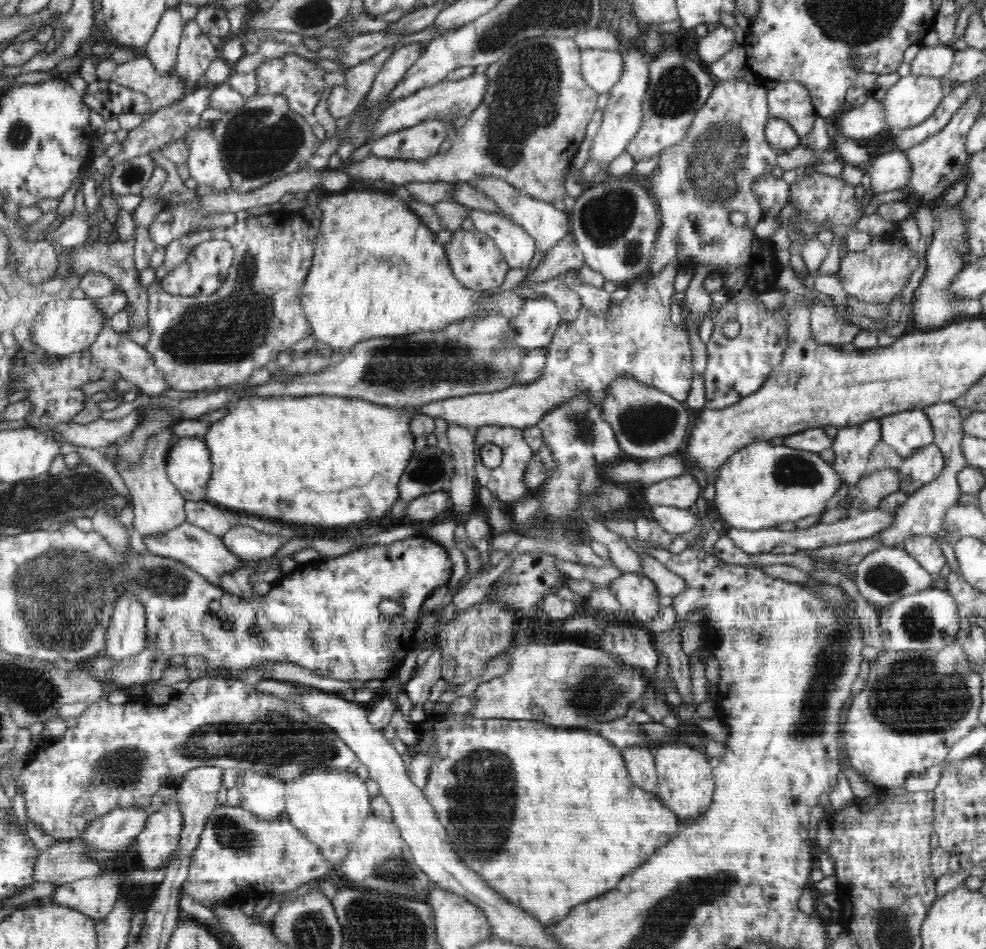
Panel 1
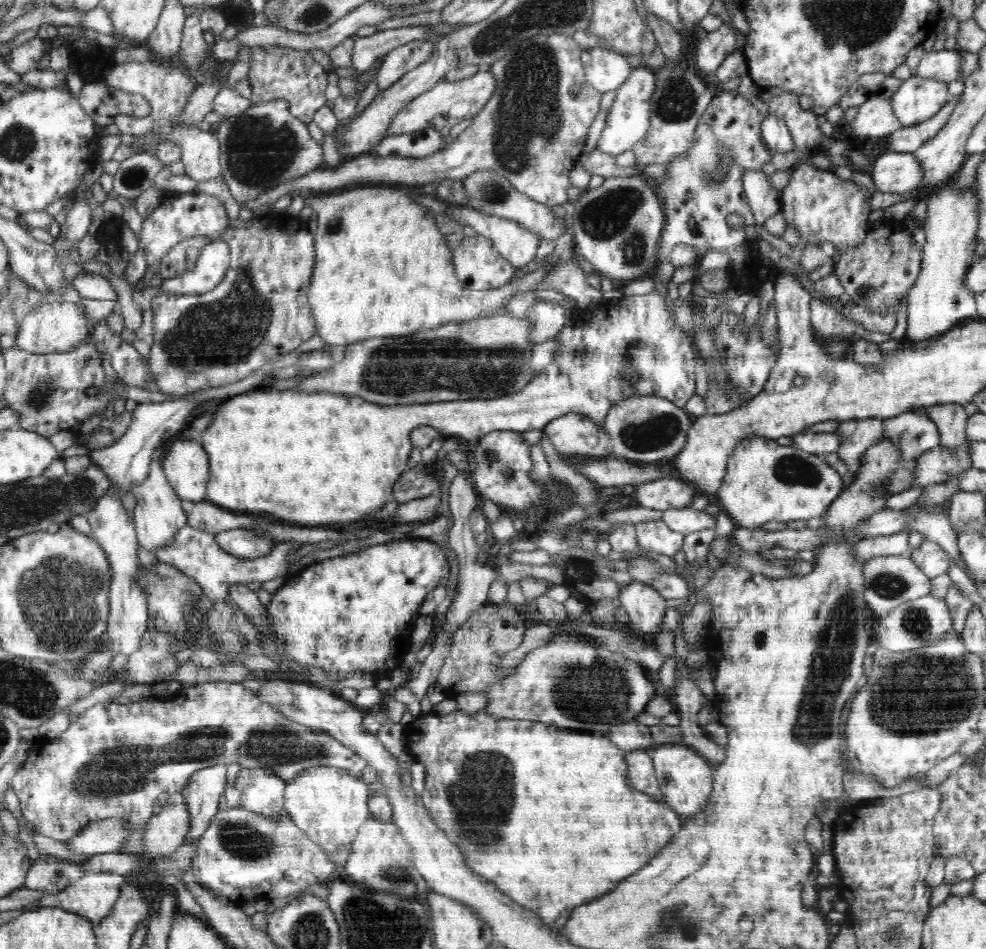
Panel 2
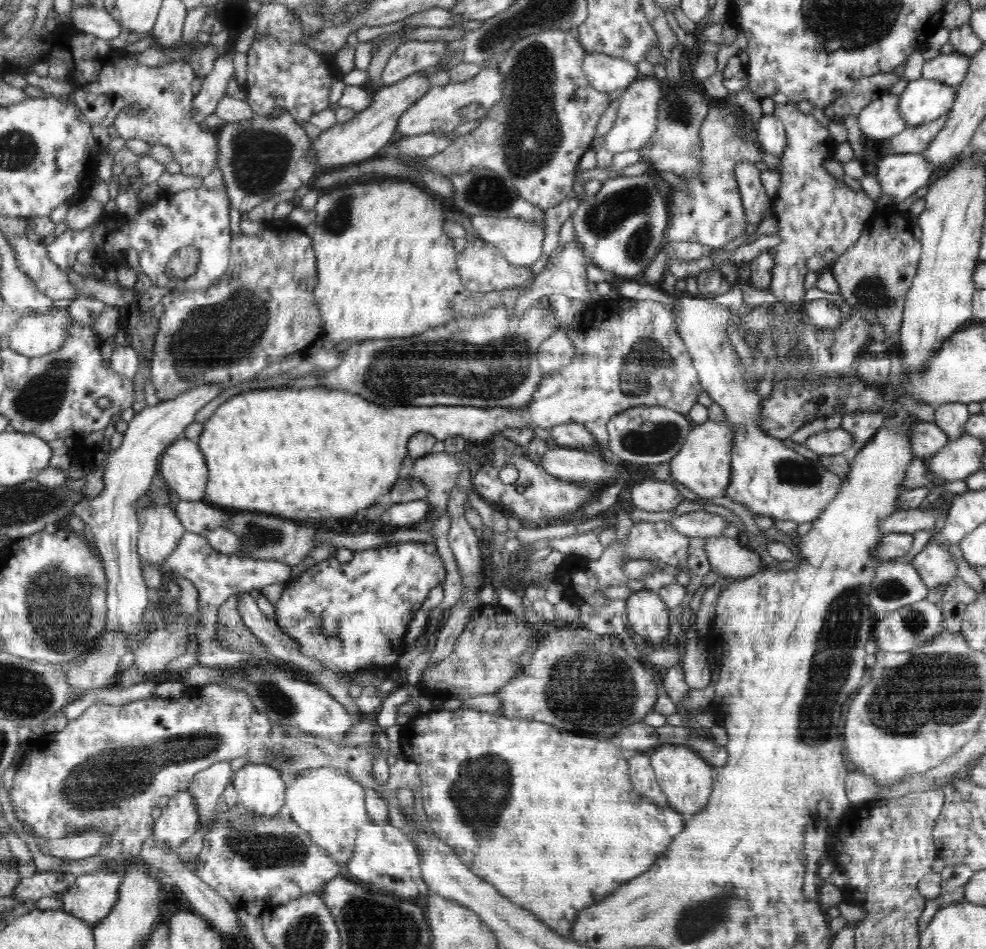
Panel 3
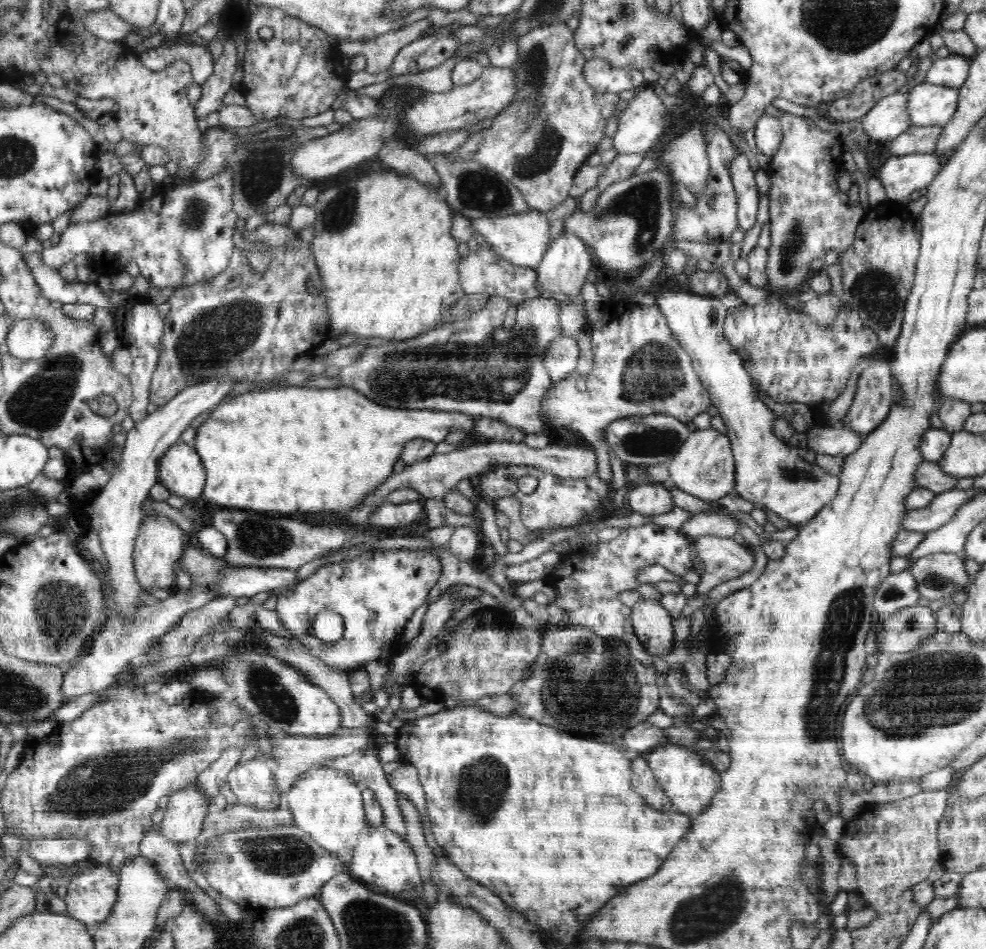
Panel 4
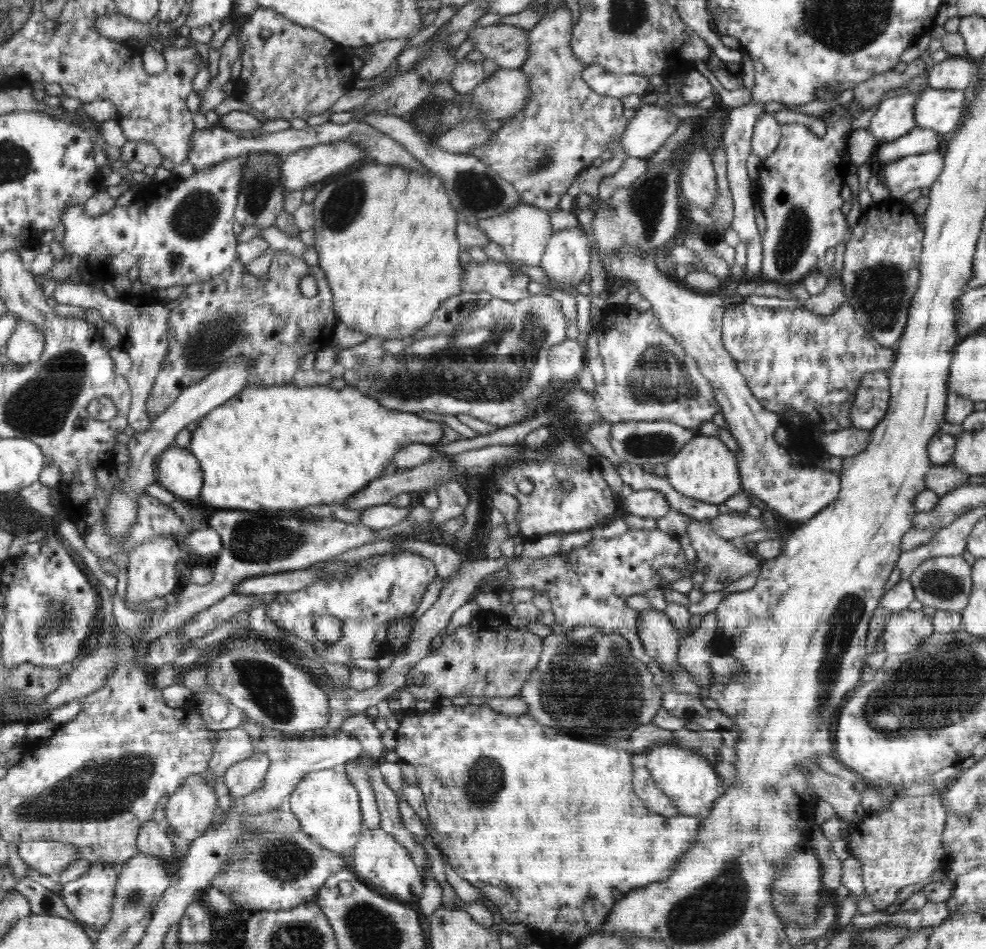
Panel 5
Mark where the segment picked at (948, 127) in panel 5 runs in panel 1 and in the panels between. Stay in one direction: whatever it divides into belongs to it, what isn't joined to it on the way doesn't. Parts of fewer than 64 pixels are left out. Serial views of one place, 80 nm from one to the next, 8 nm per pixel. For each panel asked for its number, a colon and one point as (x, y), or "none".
1: (912, 100)
2: (919, 99)
3: (924, 100)
4: (929, 105)

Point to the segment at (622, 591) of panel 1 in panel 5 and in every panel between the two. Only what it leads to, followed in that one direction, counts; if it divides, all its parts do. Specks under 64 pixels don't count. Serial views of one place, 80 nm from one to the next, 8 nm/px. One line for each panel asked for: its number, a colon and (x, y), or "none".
2: (645, 607)
3: (647, 614)
4: (652, 623)
5: (661, 641)

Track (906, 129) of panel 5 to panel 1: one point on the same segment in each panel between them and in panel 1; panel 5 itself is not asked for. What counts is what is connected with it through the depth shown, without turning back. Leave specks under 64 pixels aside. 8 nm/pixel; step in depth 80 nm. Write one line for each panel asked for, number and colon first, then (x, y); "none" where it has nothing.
1: (867, 120)
2: (876, 118)
3: (882, 119)
4: (889, 118)

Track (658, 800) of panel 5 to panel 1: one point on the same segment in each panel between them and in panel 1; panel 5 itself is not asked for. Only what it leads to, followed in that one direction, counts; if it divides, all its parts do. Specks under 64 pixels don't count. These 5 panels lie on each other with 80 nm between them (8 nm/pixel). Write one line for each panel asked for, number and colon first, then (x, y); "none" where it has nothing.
1: (640, 763)
2: (641, 771)
3: (642, 776)
4: (642, 778)

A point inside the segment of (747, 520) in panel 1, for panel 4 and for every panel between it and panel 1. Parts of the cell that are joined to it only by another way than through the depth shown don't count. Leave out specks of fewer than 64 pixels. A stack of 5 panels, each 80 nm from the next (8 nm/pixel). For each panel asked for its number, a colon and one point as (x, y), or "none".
2: (765, 481)
3: (770, 479)
4: (769, 473)

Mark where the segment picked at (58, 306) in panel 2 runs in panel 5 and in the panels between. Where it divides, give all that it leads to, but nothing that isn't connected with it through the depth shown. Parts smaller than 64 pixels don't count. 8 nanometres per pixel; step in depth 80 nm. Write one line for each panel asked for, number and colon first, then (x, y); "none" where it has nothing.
3: (34, 335)
4: (27, 339)
5: (26, 344)

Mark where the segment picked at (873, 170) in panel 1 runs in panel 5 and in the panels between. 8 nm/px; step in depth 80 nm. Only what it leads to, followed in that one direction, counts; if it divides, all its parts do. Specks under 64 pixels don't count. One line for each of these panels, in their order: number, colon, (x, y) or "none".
2: (895, 172)
3: (900, 175)
4: (901, 176)
5: (920, 171)

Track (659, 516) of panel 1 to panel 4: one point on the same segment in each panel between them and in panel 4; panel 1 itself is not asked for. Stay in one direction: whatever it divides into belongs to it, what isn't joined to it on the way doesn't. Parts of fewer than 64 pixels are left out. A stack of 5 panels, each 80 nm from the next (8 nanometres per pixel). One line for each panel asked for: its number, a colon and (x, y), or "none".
2: (684, 520)
3: (700, 523)
4: (718, 524)

